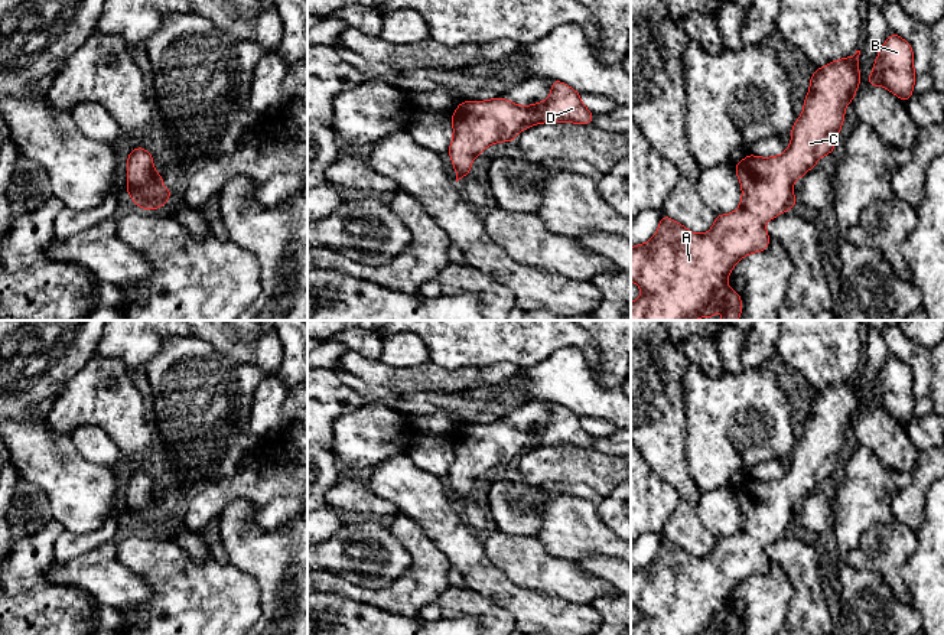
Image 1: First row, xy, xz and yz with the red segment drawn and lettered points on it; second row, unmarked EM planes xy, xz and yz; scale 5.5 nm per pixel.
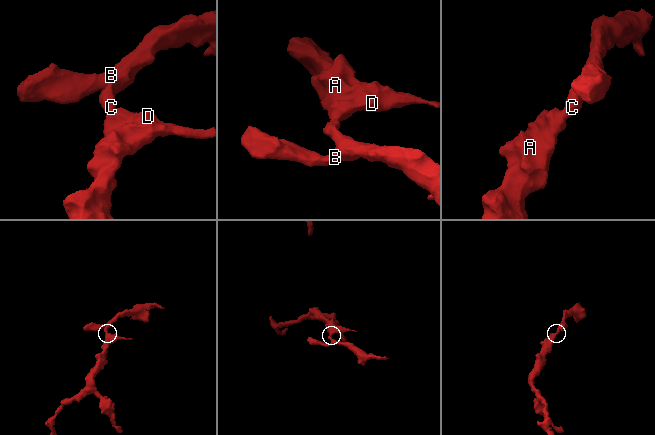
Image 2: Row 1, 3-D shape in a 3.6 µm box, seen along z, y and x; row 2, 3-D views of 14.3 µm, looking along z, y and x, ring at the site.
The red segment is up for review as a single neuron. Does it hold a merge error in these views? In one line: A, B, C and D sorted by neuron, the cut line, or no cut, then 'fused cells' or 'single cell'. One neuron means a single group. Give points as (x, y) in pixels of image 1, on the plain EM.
groups A B C D; cut none; single cell

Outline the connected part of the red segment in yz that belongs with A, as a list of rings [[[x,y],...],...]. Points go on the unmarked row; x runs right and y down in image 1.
[[[856,374],[850,381],[817,391],[810,403],[803,437],[791,453],[791,469],[781,479],[758,481],[749,476],[735,488],[742,509],[742,524],[735,535],[716,538],[706,557],[694,557],[663,537],[655,559],[647,567],[631,572],[631,605],[642,613],[631,626],[631,635],[717,635],[719,626],[723,628],[722,635],[742,635],[742,622],[726,608],[727,600],[740,582],[768,572],[765,547],[797,528],[794,505],[817,489],[821,479],[831,478],[846,429],[853,424],[862,404],[859,378],[860,374]]]

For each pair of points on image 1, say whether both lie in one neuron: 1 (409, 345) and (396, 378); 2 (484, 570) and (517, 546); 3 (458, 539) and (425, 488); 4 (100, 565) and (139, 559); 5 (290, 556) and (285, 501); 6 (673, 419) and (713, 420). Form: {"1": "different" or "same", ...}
{"1": "different", "2": "different", "3": "same", "4": "different", "5": "different", "6": "different"}

